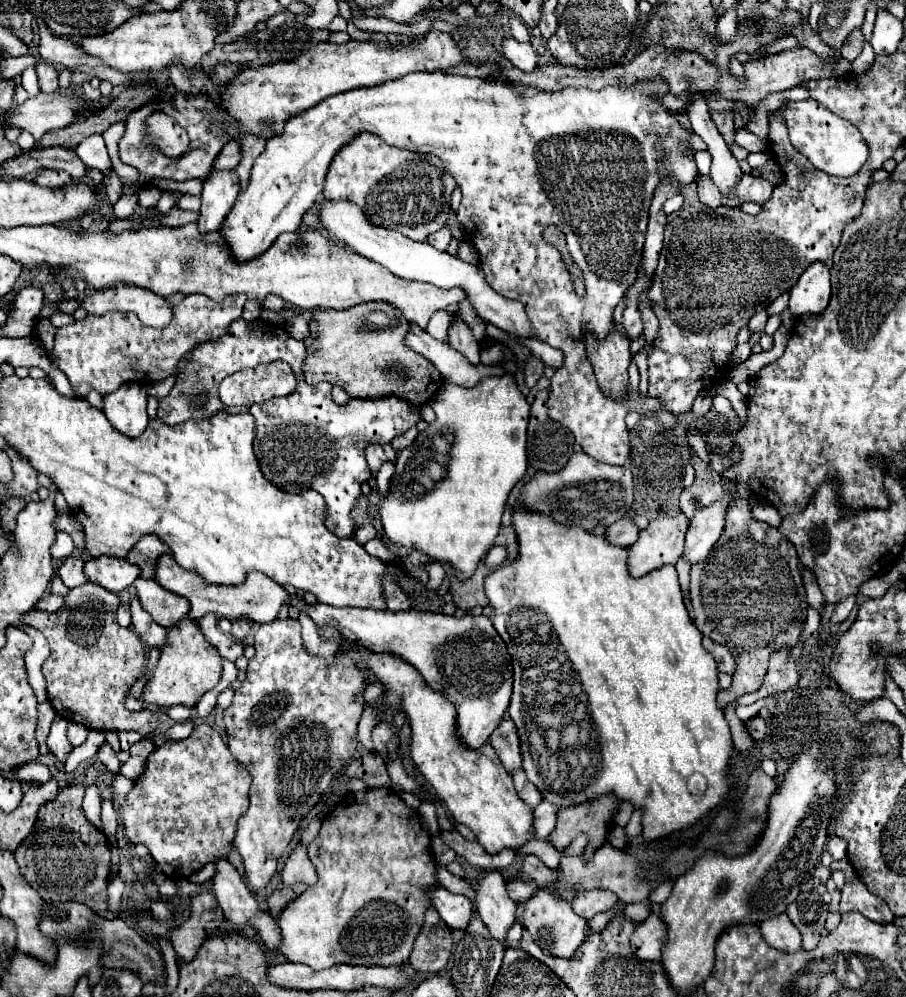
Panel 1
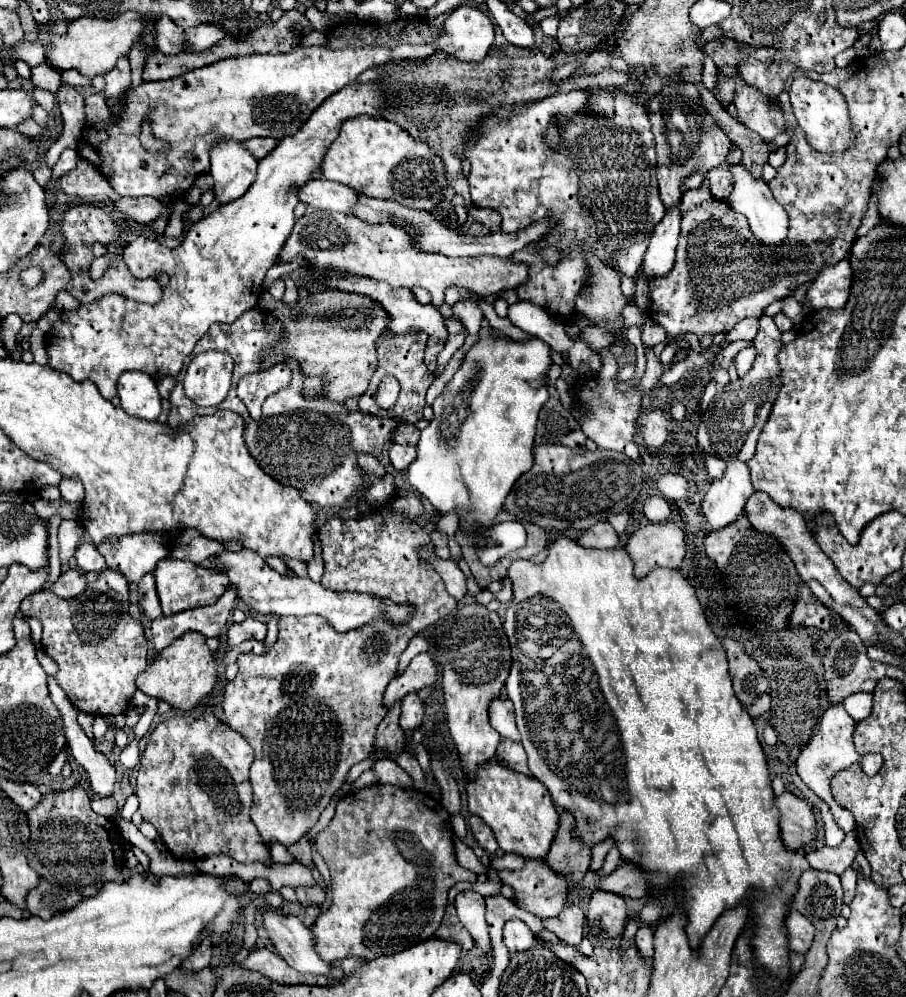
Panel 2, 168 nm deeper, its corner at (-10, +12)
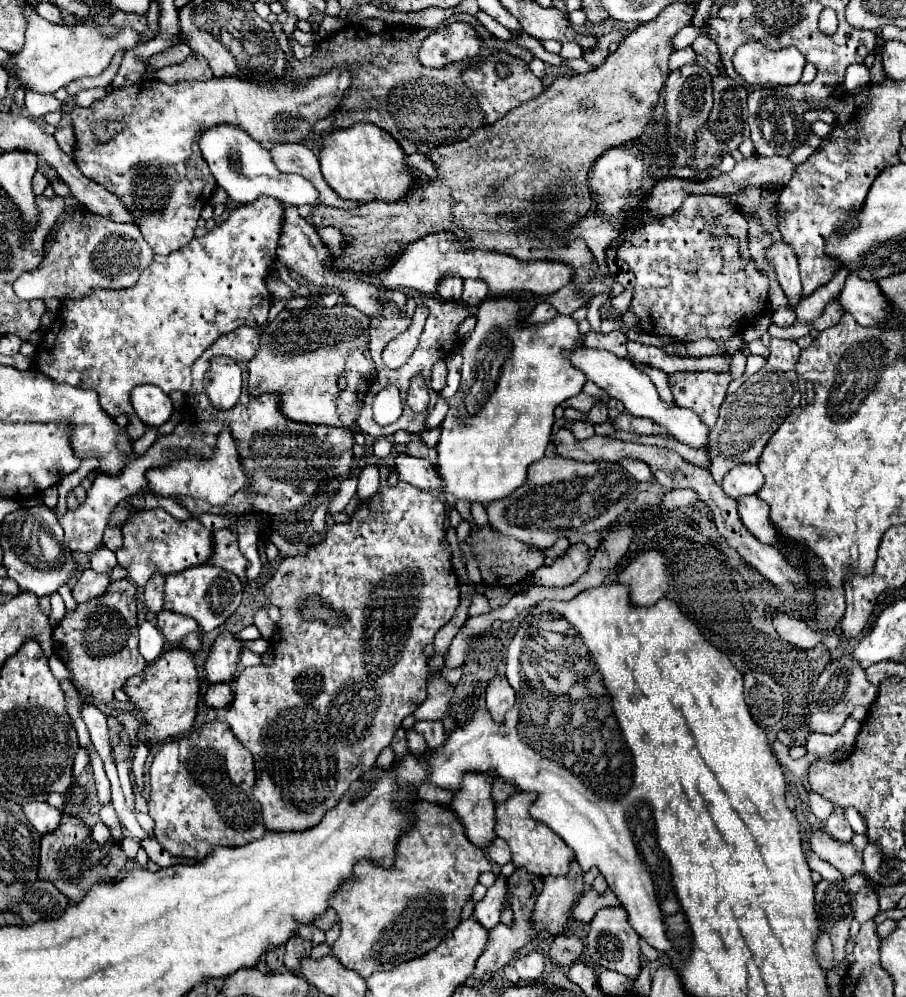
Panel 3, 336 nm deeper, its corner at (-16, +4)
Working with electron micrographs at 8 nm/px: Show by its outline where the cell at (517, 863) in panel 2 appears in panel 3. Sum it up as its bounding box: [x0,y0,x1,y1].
[330,800,492,978]

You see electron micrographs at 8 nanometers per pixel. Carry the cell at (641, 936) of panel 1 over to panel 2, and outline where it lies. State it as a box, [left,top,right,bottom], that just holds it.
[636,924,654,958]

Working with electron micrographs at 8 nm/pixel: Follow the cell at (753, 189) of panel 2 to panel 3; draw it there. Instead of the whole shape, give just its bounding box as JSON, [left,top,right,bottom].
[764,240,802,308]

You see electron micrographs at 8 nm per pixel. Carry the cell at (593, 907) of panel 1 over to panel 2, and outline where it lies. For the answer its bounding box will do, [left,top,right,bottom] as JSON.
[586,890,626,942]

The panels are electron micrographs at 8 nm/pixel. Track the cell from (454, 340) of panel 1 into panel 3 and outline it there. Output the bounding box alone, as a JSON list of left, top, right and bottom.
[460,280,486,306]

